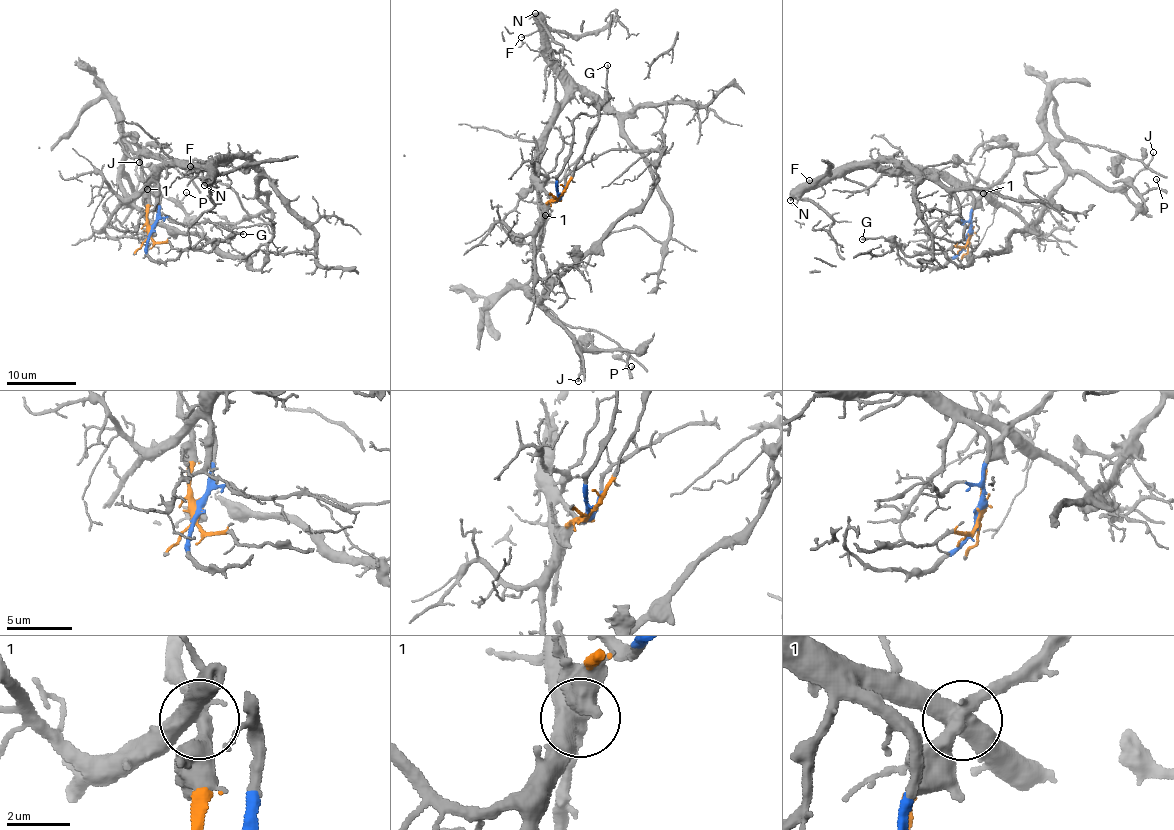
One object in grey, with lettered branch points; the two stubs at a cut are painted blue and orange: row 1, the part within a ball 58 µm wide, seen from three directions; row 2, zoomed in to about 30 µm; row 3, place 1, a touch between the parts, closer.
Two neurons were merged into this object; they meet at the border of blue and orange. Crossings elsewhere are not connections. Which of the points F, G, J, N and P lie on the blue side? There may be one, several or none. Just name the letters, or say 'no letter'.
F, N

